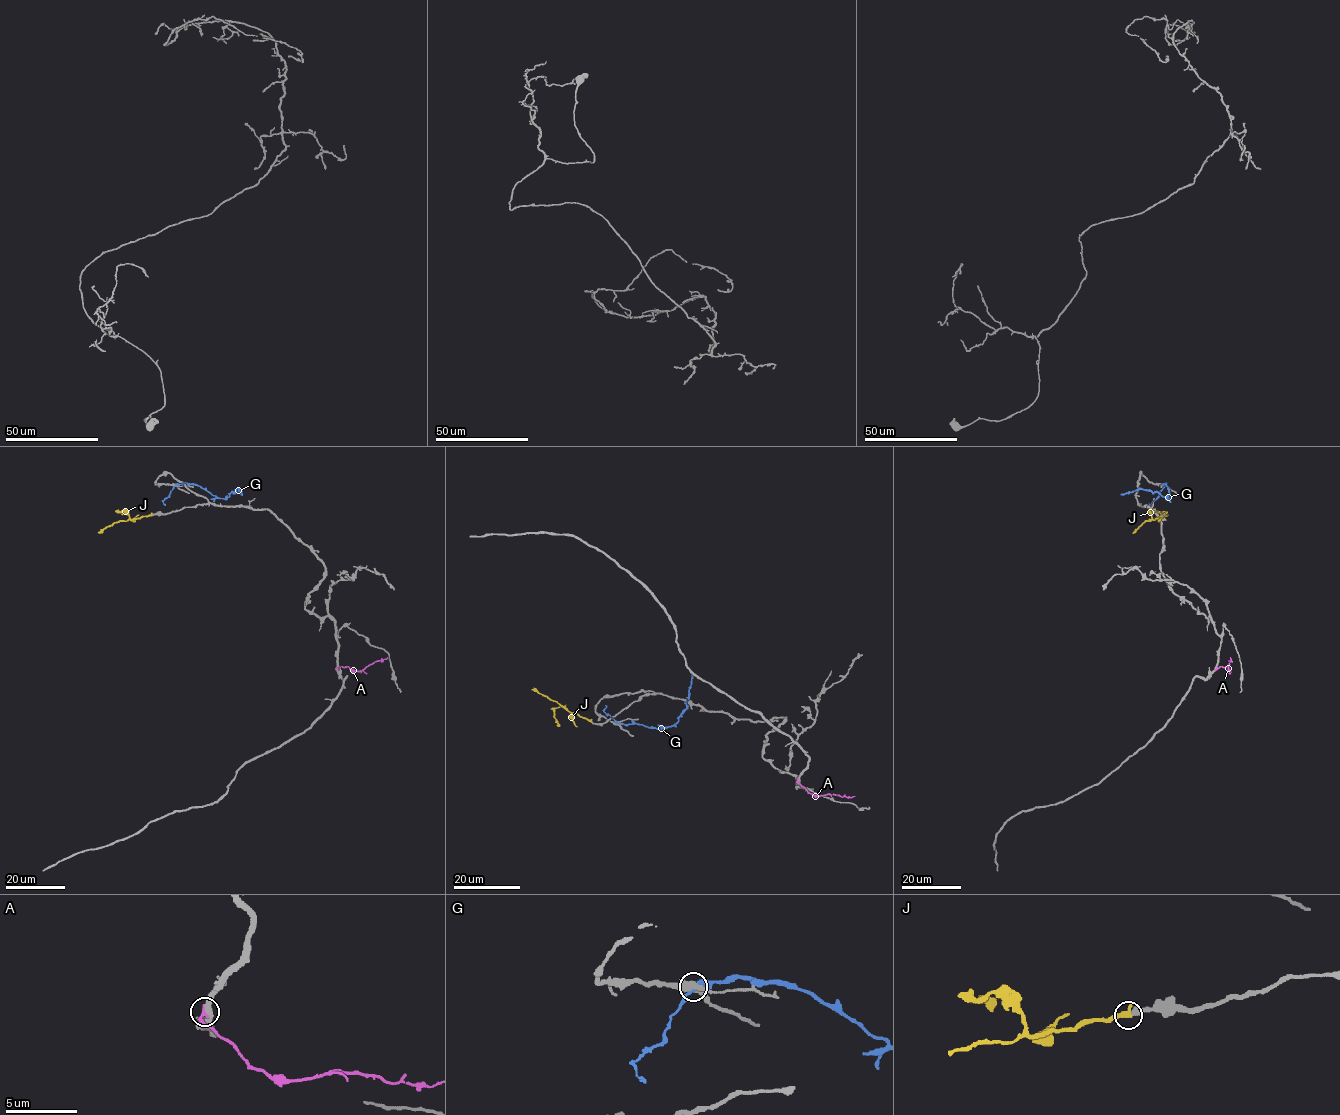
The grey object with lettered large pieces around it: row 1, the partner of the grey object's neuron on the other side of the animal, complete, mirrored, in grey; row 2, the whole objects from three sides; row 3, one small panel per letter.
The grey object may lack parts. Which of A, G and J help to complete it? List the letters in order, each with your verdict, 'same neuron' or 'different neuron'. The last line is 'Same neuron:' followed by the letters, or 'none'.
A: different neuron
G: different neuron
J: same neuron
Same neuron: J

